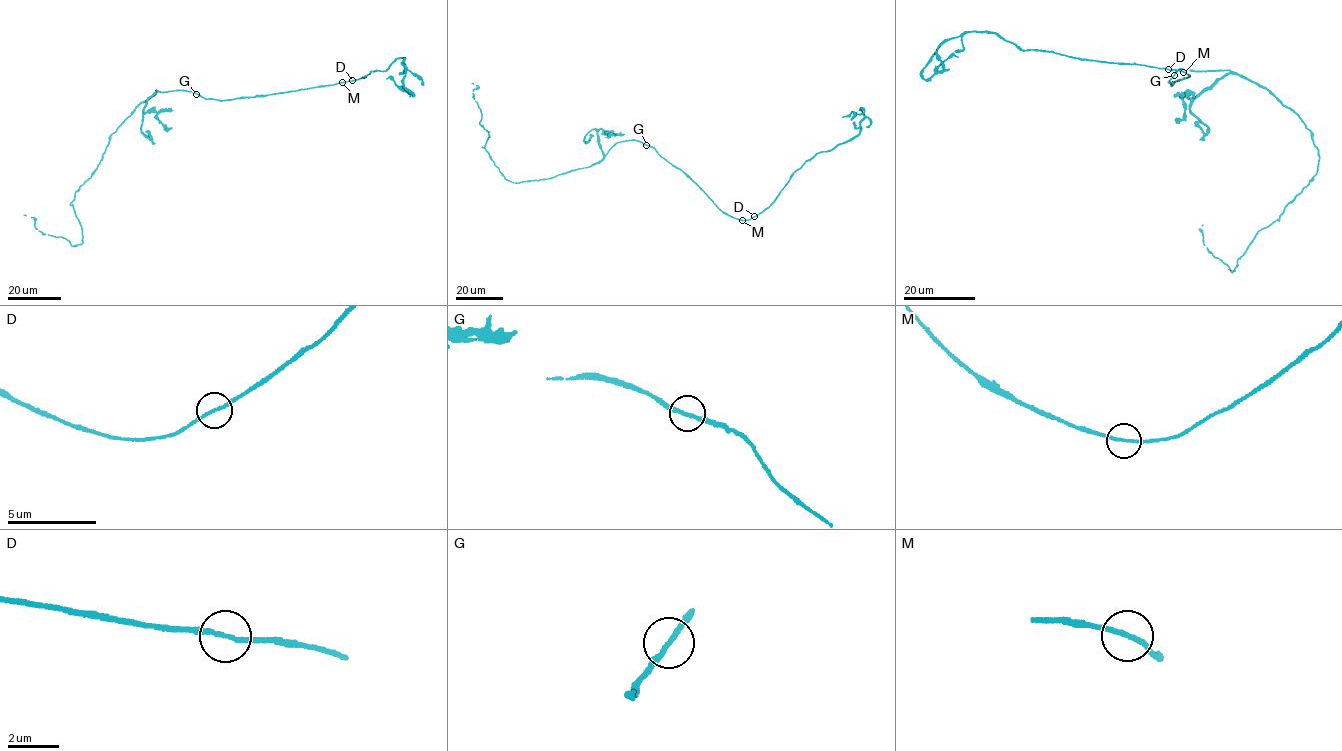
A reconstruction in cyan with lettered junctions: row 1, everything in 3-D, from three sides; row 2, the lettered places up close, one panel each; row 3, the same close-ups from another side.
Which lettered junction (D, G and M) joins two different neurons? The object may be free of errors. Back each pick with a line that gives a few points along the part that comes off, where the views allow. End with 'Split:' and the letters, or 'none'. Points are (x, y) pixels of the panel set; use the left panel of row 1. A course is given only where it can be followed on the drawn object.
Split: none

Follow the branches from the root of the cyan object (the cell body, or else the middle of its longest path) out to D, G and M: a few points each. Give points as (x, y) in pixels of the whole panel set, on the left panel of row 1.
D: (222, 100), (263, 97), (352, 80)
G: (222, 100), (206, 99), (196, 94)
M: (222, 100), (263, 97), (342, 82)

